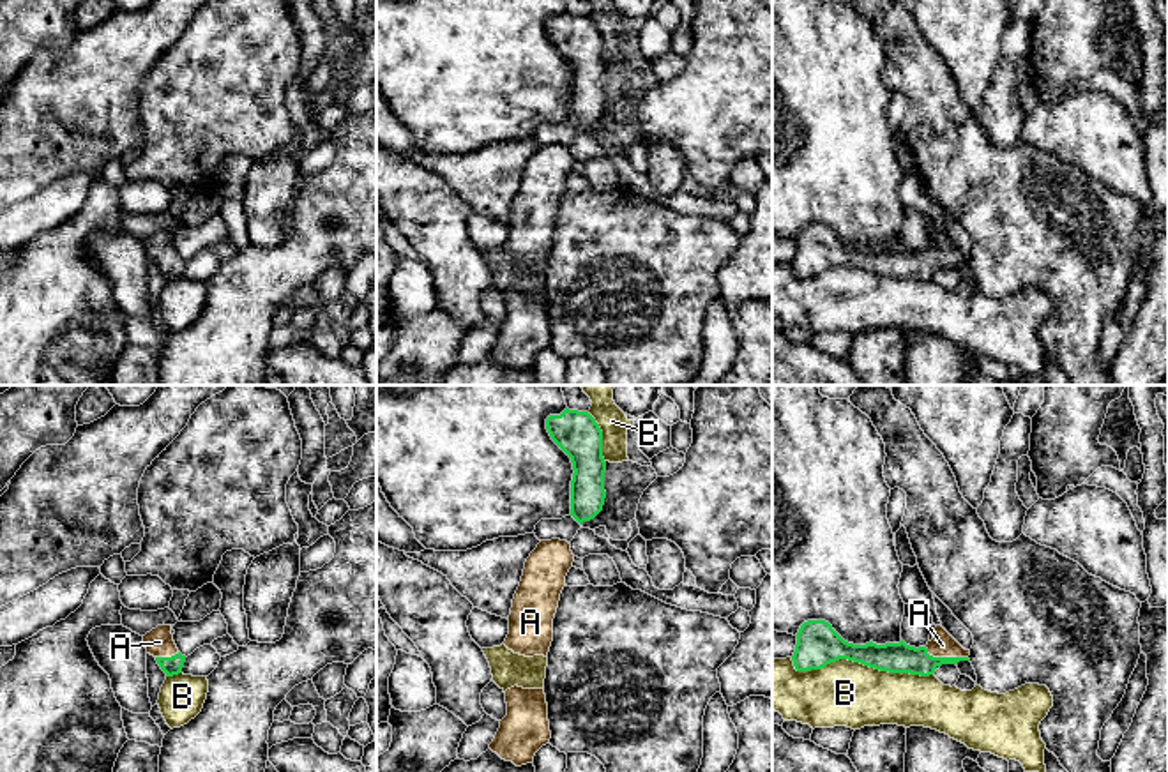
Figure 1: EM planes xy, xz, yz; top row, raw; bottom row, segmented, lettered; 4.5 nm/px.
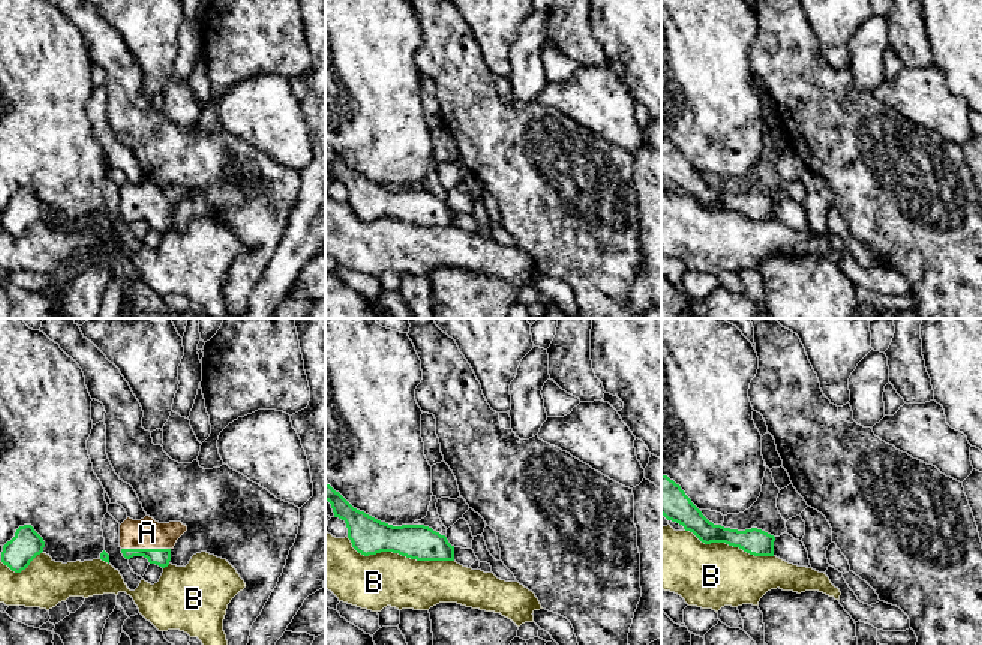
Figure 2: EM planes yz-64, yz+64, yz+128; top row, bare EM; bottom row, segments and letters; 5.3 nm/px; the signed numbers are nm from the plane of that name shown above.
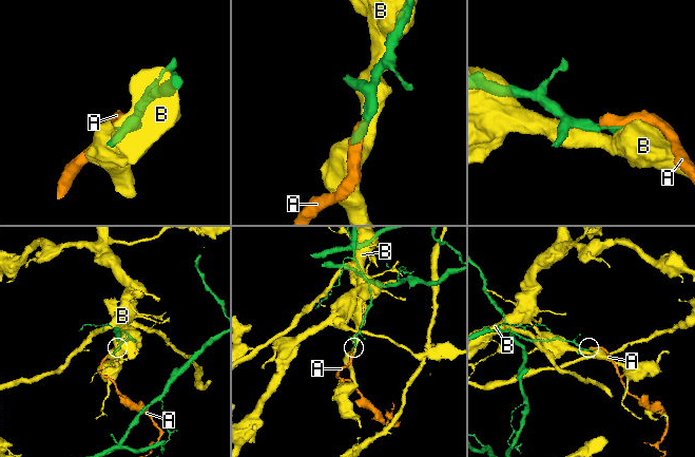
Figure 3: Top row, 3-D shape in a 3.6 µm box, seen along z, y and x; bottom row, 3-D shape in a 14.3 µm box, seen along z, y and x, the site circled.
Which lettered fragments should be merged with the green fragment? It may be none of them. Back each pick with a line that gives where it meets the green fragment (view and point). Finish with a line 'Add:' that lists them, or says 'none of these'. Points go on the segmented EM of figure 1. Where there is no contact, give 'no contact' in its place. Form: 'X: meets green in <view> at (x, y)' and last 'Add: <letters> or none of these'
A: meets green in yz at (946, 658)
Add: A

